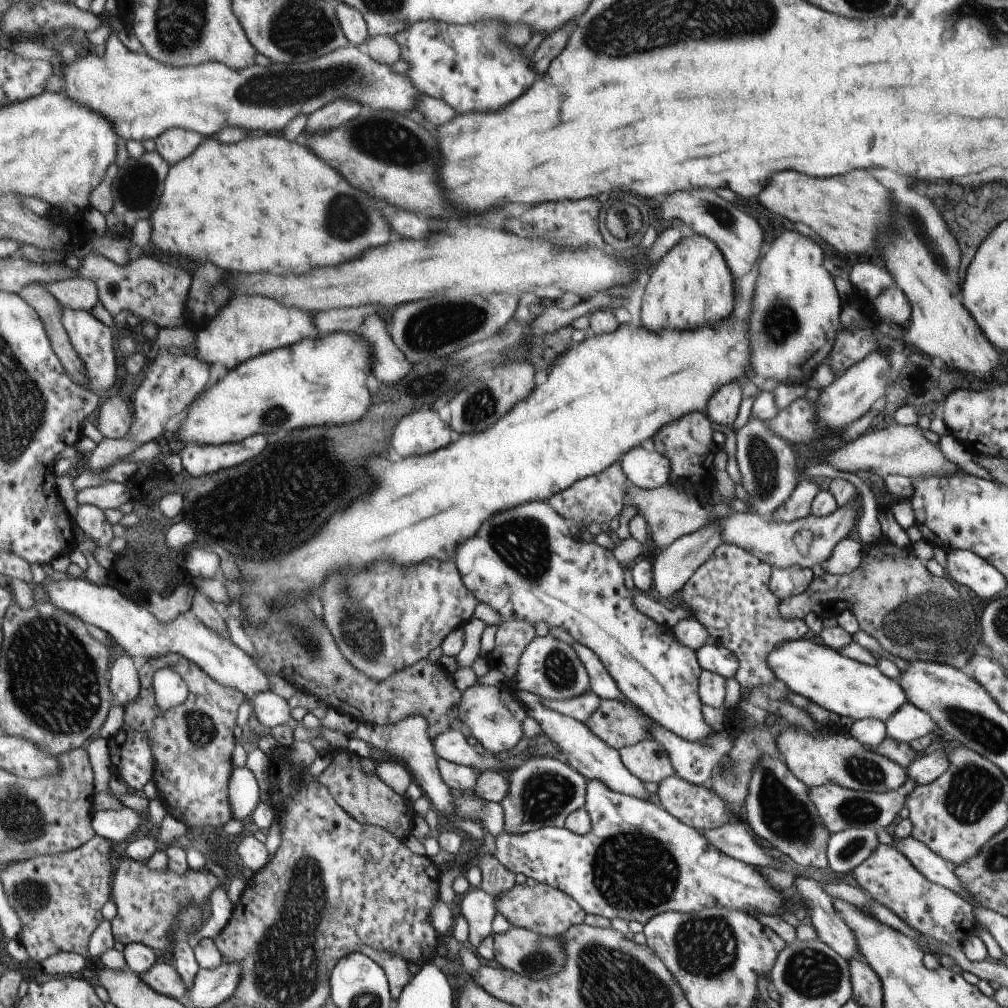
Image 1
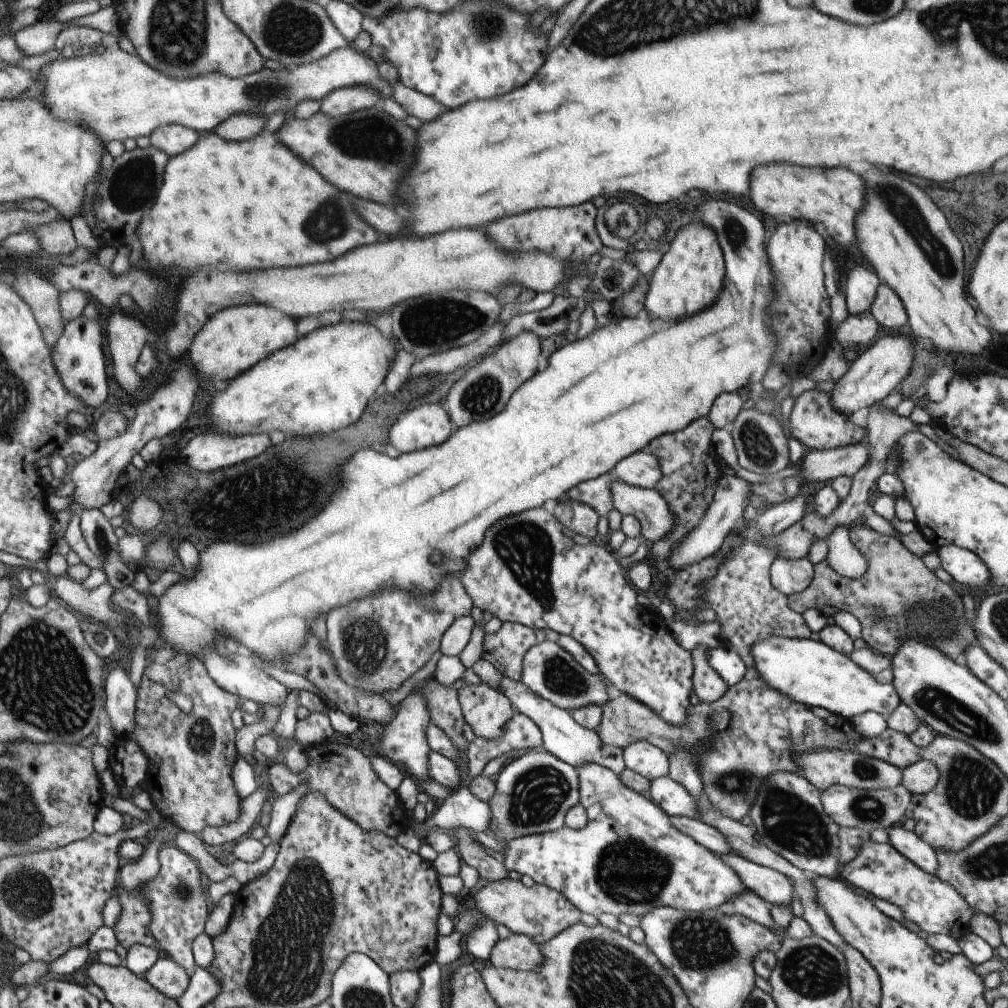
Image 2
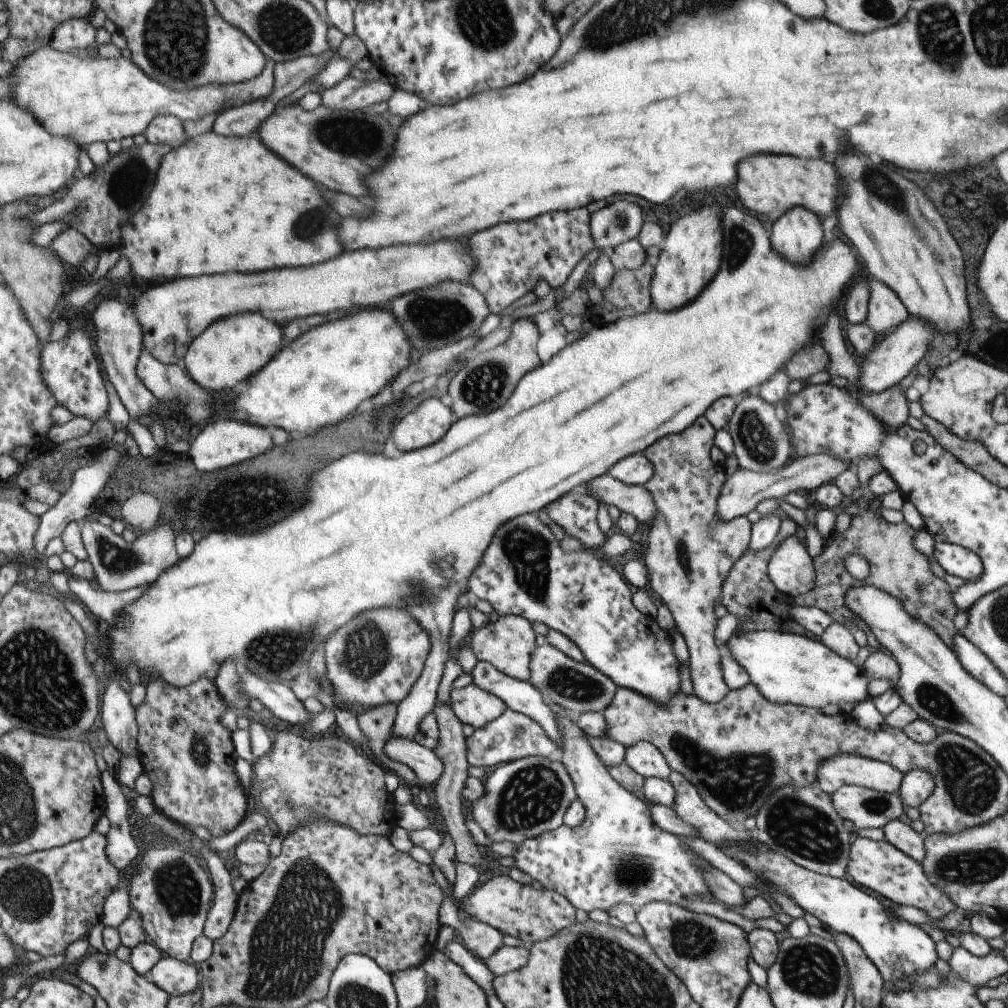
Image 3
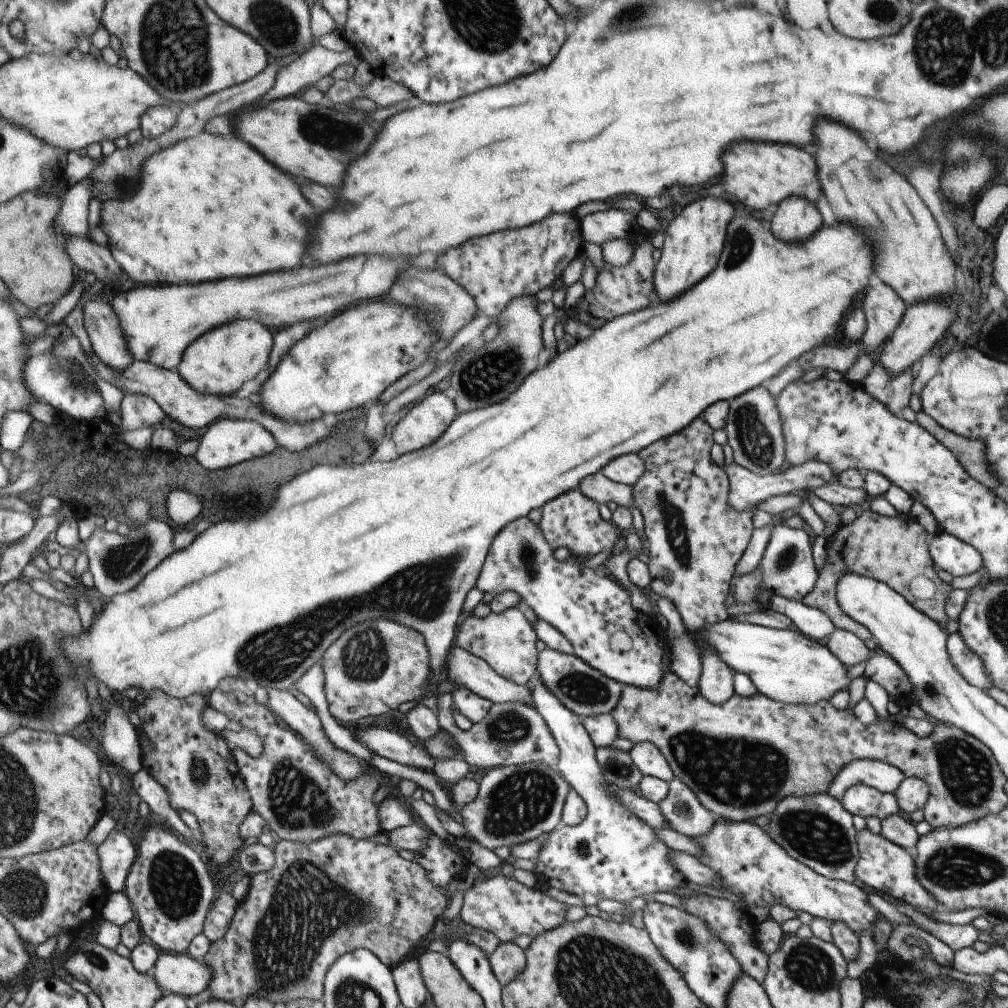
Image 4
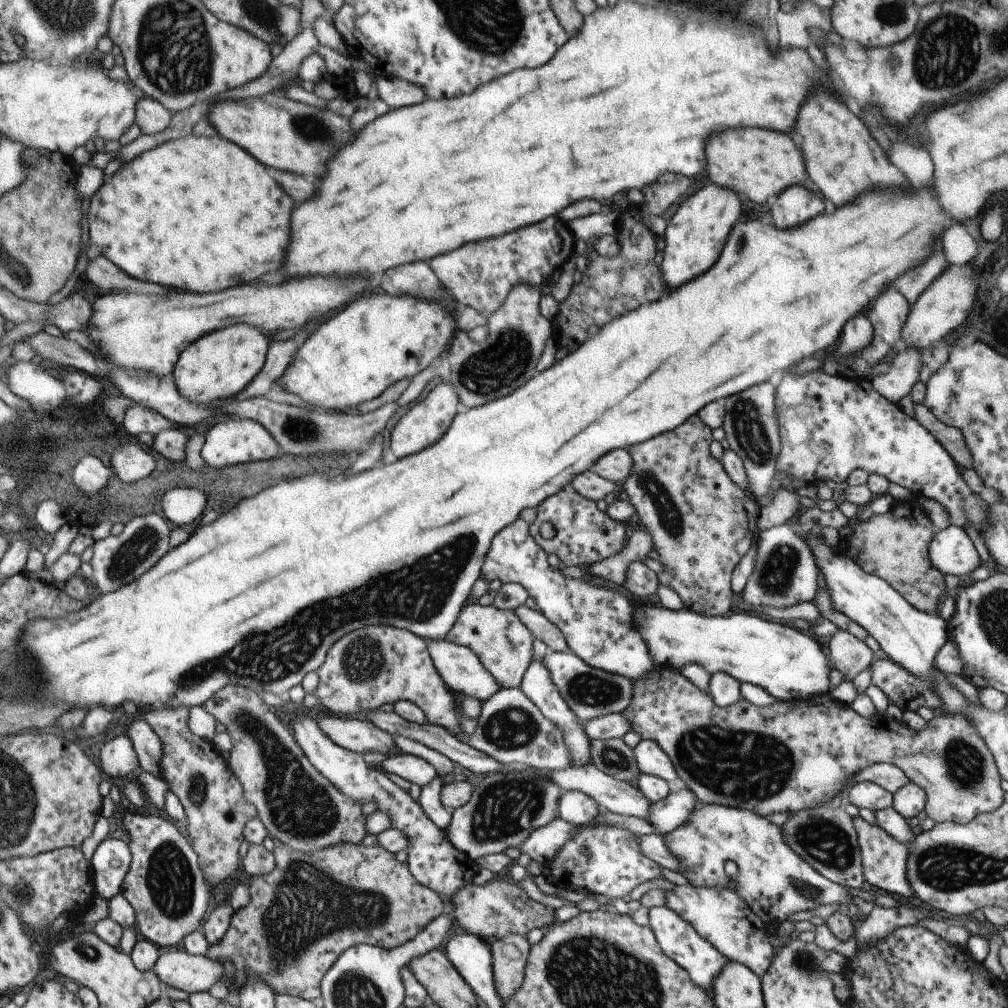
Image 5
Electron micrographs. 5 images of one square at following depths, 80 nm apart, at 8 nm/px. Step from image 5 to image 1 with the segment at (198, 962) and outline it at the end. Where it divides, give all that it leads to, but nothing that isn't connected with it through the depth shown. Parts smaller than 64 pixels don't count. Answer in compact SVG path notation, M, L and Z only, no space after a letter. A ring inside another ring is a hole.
M163 961L155 963L141 978L157 992L181 1000L188 992L188 986L176 969L175 964Z

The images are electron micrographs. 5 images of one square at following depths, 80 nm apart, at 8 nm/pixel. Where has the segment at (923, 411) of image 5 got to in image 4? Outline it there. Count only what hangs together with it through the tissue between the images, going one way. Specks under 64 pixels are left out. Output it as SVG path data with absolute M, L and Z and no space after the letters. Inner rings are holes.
M922 409L916 413L916 424L929 432L933 439L948 448L948 451L952 452L961 468L964 468L964 471L977 482L980 482L981 485L985 485L988 489L1000 485L988 471L989 468L984 459L984 448L981 446L981 442L959 436L939 426Z

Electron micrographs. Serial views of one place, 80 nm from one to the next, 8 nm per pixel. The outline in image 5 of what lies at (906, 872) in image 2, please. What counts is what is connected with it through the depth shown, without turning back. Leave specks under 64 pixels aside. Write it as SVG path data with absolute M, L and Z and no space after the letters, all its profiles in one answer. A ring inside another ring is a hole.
M859 815L851 816L856 839L860 846L862 869L864 880L875 888L881 888L885 892L897 894L897 896L914 896L905 878L905 865L908 848L902 842L895 840L889 833L877 824L869 824Z

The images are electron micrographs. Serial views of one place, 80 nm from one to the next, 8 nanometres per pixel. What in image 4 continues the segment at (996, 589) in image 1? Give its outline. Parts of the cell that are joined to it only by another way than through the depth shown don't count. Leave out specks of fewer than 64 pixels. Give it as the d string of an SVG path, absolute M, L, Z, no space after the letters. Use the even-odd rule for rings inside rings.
M938 531L929 539L928 553L932 563L952 577L970 575L982 566L977 550L945 531Z

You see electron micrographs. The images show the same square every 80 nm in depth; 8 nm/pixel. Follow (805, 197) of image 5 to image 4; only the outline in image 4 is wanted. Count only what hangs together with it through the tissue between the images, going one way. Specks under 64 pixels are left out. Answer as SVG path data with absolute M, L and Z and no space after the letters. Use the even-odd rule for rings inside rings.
M789 196L781 200L771 216L771 232L781 240L803 240L811 236L819 224L821 214L809 200L801 196Z

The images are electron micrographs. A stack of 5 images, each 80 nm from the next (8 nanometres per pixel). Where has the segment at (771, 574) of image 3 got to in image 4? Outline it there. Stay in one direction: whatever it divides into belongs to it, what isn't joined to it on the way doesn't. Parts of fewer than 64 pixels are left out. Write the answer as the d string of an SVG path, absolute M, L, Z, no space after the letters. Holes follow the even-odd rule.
M781 524L770 526L770 537L764 548L758 570L757 589L765 595L778 596L790 601L801 601L818 579L811 559L812 537L806 529L795 529Z

